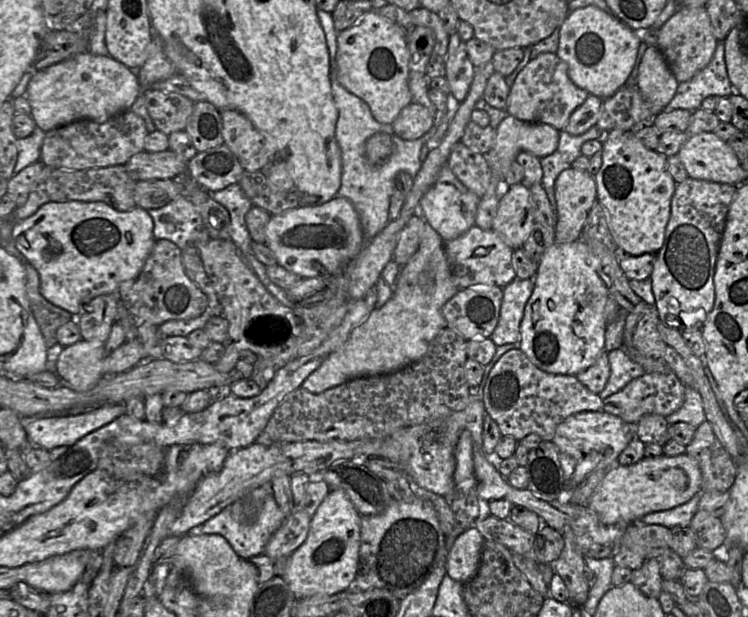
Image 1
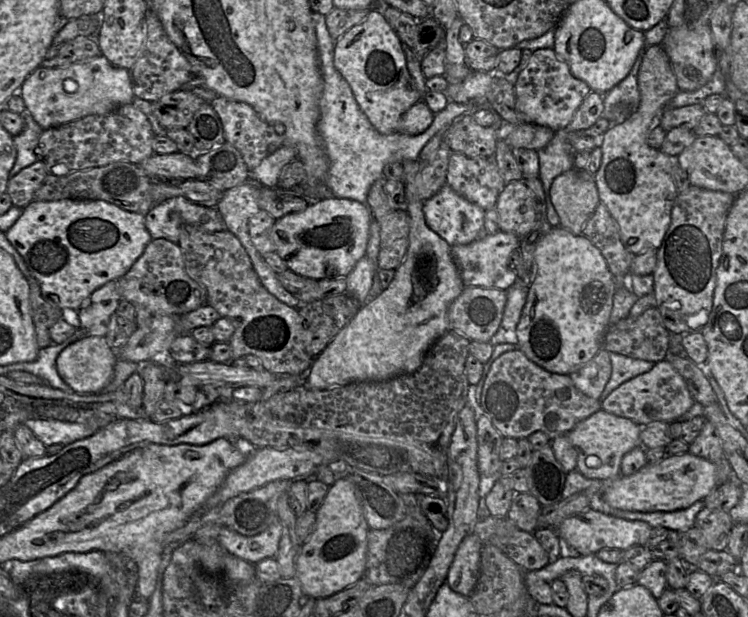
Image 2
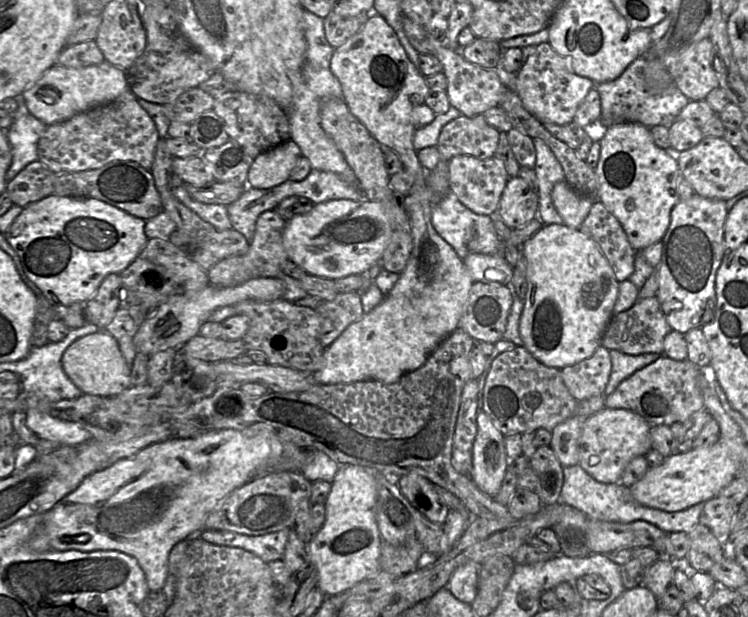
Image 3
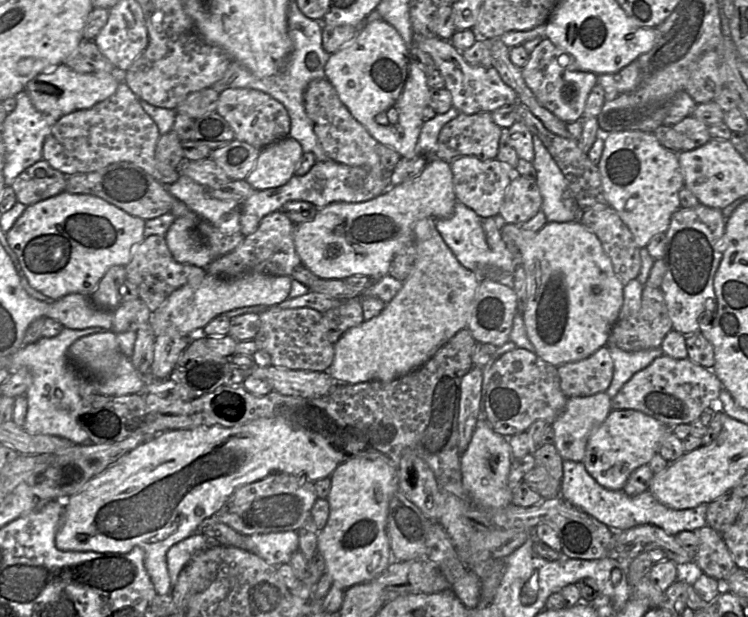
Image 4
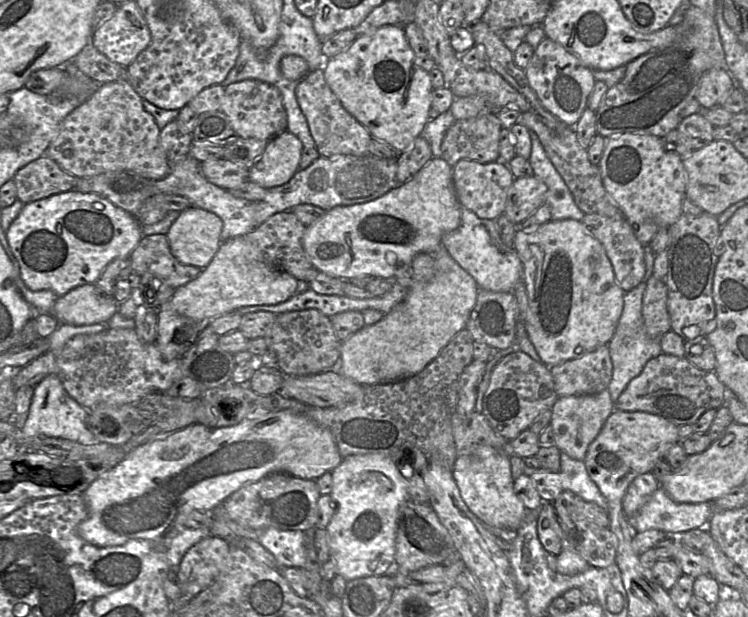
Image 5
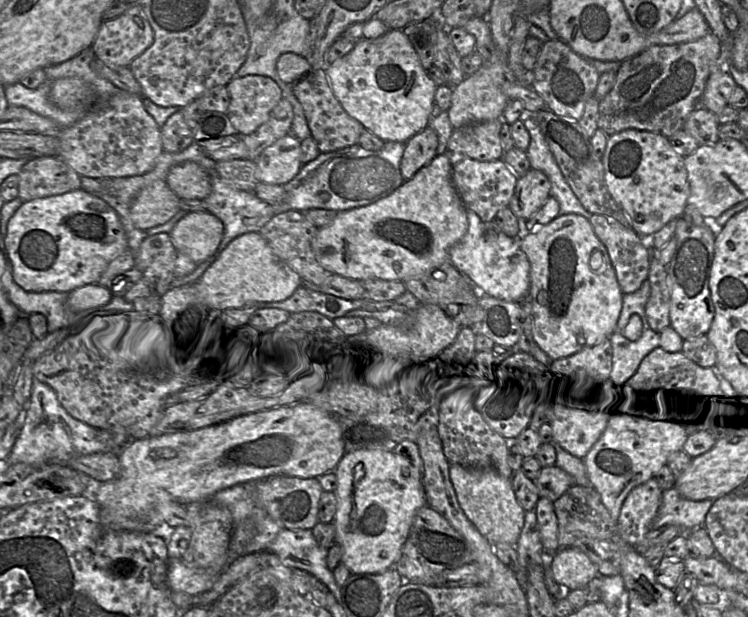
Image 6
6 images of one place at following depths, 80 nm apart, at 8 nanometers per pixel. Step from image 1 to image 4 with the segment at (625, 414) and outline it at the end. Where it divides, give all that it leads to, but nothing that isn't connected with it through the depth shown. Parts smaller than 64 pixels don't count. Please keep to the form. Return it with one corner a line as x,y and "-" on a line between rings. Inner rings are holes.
657,357
646,368
635,373
611,399
613,410
637,410
660,421
668,428
690,424
710,407
718,408
723,386
712,369
706,369
690,359

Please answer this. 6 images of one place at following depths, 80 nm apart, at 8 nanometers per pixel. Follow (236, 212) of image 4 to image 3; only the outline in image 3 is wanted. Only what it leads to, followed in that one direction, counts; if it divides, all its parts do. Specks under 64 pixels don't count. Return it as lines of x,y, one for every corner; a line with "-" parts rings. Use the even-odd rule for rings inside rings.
185,184
173,189
174,196
186,207
195,212
201,219
213,225
217,230
231,229
227,205
206,204
194,200
186,190

